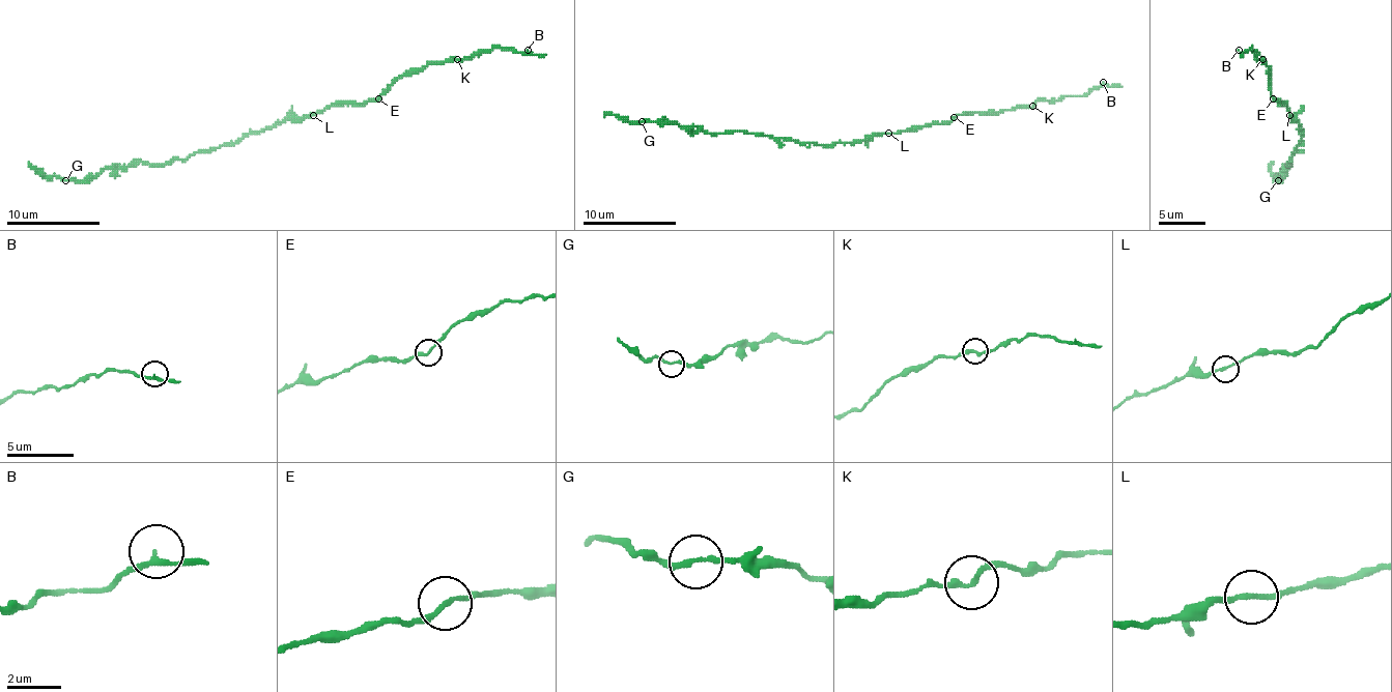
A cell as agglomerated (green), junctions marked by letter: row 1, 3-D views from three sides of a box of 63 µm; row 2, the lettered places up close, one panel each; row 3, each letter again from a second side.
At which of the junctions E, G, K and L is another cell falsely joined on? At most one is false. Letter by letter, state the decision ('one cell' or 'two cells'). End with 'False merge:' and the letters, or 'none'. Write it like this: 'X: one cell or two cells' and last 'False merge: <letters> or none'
E: one cell
G: one cell
K: one cell
L: one cell
False merge: none

